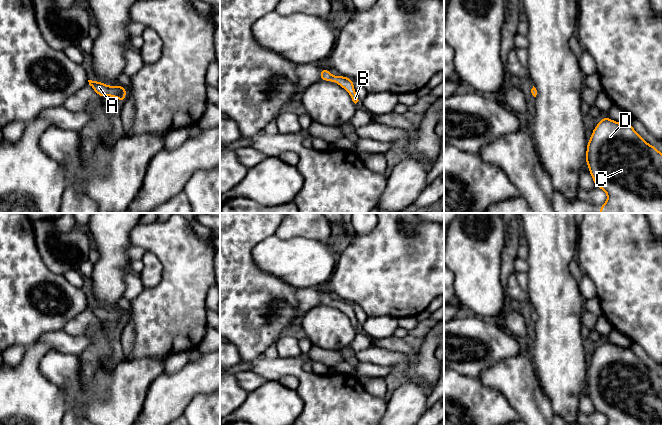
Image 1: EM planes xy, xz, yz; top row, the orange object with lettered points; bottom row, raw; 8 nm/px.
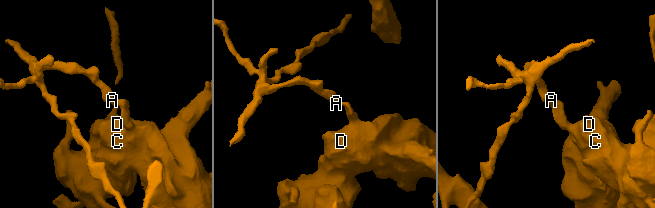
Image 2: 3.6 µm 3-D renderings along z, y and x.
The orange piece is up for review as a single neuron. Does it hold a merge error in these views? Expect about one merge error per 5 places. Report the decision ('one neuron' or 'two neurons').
one neuron

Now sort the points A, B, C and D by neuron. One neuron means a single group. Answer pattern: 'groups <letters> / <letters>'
groups A B C D

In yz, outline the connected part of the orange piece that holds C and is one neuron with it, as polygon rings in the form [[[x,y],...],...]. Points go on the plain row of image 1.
[[[602,341],[587,367],[586,388],[595,410],[606,416],[607,425],[662,425],[662,377],[649,369],[631,348]]]

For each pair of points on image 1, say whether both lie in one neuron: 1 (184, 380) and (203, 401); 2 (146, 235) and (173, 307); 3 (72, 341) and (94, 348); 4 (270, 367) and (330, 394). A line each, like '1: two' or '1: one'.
1: two
2: one
3: two
4: one

